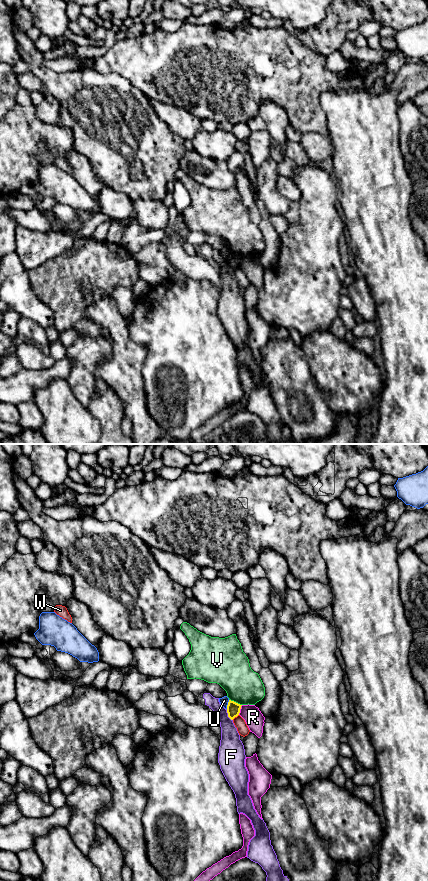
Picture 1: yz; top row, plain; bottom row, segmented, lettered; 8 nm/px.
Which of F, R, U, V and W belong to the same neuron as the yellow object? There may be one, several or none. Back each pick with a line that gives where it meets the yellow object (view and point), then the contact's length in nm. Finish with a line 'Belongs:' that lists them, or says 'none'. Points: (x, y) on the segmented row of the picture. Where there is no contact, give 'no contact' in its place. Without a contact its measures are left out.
Belongs: none

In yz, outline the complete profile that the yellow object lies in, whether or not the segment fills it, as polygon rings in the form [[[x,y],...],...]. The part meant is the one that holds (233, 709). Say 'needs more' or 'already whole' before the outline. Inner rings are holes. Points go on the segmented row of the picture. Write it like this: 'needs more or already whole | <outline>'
already whole | [[[229,700],[228,705],[227,705],[227,713],[228,713],[228,717],[231,720],[233,720],[235,717],[239,715],[241,706],[242,705]]]

